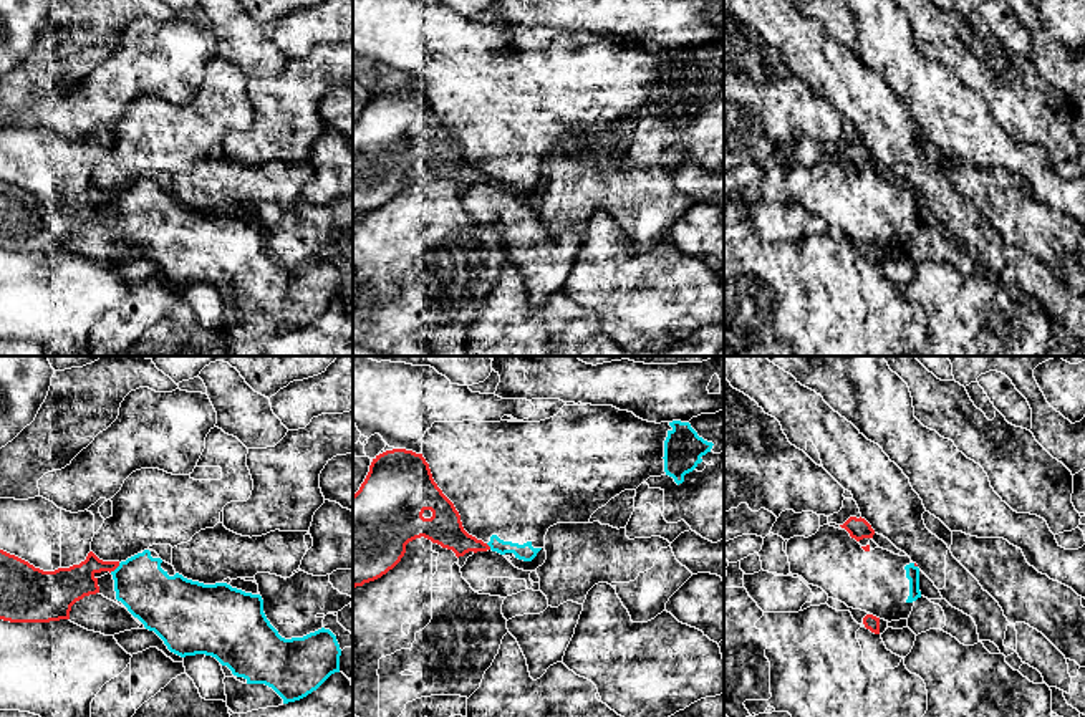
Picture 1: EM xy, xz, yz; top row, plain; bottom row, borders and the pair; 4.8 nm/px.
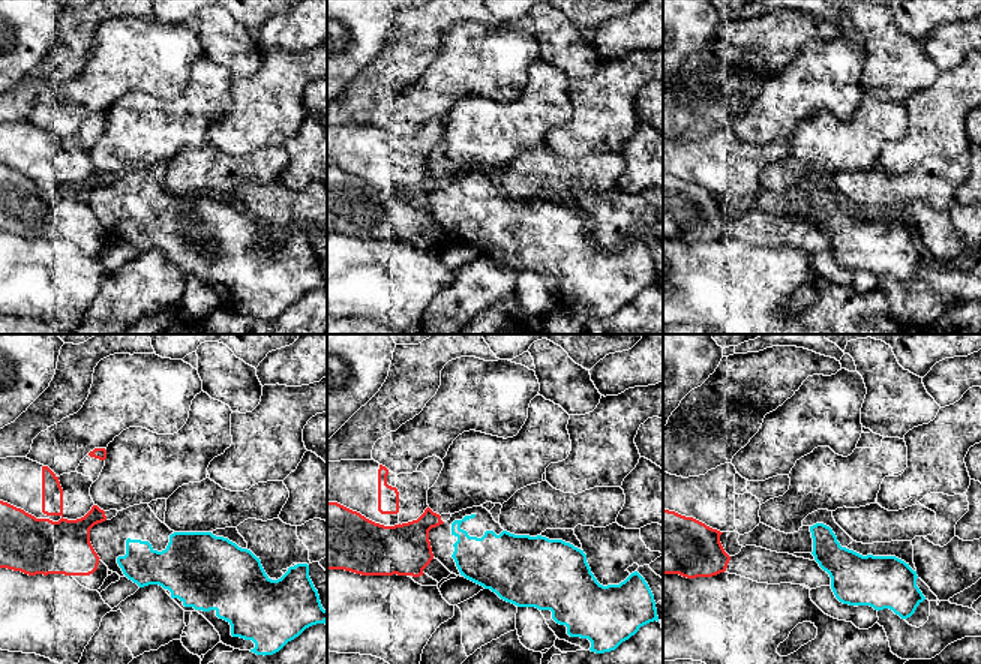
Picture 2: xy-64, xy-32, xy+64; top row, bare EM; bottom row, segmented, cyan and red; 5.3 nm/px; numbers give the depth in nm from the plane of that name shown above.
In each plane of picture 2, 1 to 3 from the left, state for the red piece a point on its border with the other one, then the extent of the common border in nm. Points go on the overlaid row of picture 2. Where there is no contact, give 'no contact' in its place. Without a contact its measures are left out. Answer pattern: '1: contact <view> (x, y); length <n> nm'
1: no contact
2: no contact
3: no contact

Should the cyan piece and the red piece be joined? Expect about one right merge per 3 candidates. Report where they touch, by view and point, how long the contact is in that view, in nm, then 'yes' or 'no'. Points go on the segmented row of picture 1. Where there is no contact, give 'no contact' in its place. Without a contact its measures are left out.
xy (116, 568) | 70 nm | no

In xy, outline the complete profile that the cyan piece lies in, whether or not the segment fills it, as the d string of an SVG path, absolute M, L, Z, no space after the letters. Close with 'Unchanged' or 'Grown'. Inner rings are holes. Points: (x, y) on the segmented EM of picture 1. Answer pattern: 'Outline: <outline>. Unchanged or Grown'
Outline: M144 550L98 578L99 594L126 606L146 629L154 631L167 649L181 657L205 654L215 657L225 677L244 684L272 687L283 704L316 691L331 674L340 672L341 649L330 629L285 639L263 613L260 594L245 593L227 583L204 585L179 575L152 550Z. Grown

